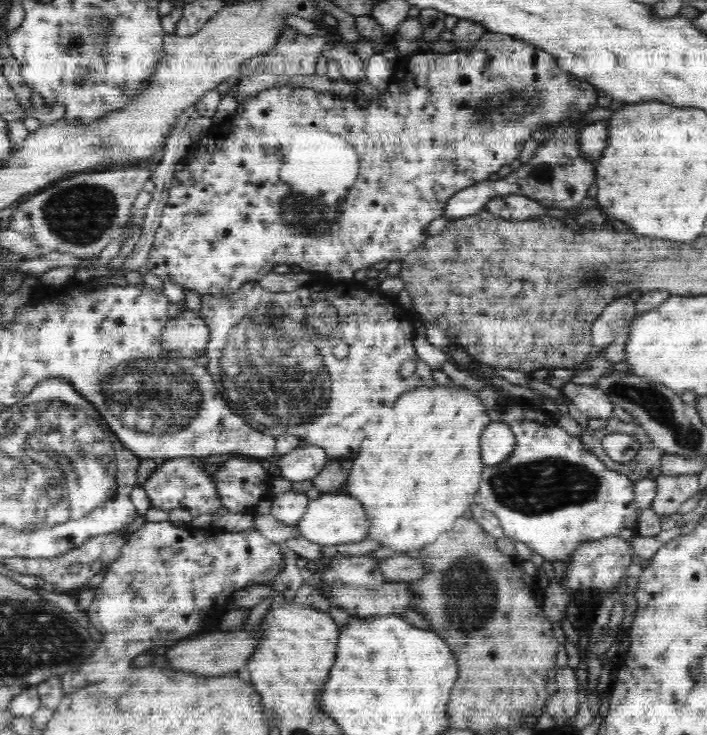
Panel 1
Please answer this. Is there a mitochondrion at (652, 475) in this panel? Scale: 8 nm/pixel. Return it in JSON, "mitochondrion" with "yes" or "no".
{"mitochondrion":"no"}

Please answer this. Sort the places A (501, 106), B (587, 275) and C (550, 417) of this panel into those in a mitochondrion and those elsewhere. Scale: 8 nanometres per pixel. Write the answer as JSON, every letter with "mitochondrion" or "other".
{"A":"mitochondrion","B":"mitochondrion","C":"other"}

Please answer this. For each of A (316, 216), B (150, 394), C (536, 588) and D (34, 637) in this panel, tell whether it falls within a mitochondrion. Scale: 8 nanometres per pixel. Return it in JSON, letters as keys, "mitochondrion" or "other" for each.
{"A":"mitochondrion","B":"mitochondrion","C":"other","D":"mitochondrion"}

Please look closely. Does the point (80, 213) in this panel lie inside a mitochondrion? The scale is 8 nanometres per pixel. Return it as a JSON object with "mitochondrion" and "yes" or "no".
{"mitochondrion":"yes"}

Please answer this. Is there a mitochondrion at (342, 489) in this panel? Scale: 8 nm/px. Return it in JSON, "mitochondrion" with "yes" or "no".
{"mitochondrion":"no"}

